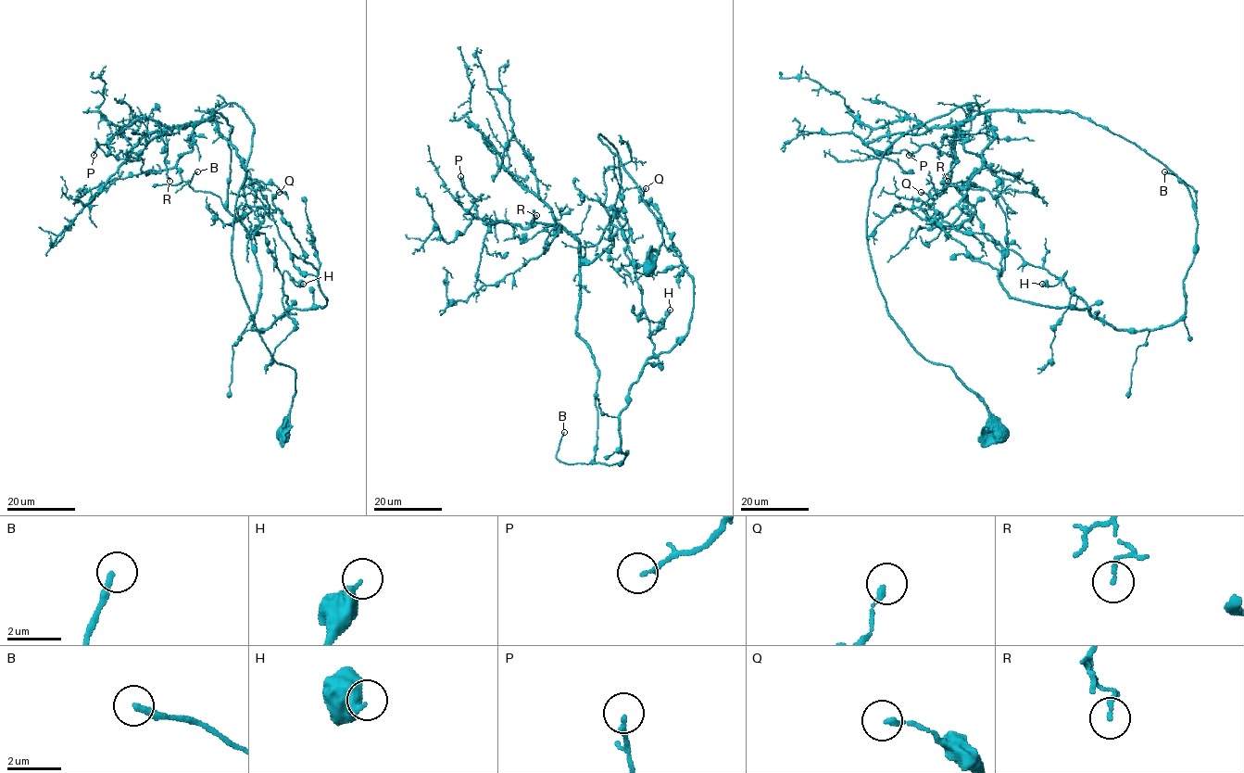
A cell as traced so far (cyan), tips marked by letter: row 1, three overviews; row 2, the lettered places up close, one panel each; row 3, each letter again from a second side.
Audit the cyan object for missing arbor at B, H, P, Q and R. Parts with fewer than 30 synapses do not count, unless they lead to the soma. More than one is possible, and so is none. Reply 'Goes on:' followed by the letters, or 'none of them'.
Goes on: B

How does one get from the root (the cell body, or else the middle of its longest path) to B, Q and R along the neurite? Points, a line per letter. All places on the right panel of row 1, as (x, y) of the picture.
B: (999, 433), (888, 312), (867, 234), (881, 156), (975, 102), (1089, 119), (1164, 164), (1195, 204), (1164, 171)
Q: (999, 433), (888, 312), (883, 153), (975, 102), (995, 138), (941, 219), (1087, 306), (1012, 298), (921, 192)
R: (999, 433), (988, 407), (890, 314), (869, 249), (883, 153), (975, 102), (979, 112), (954, 130), (948, 181)

